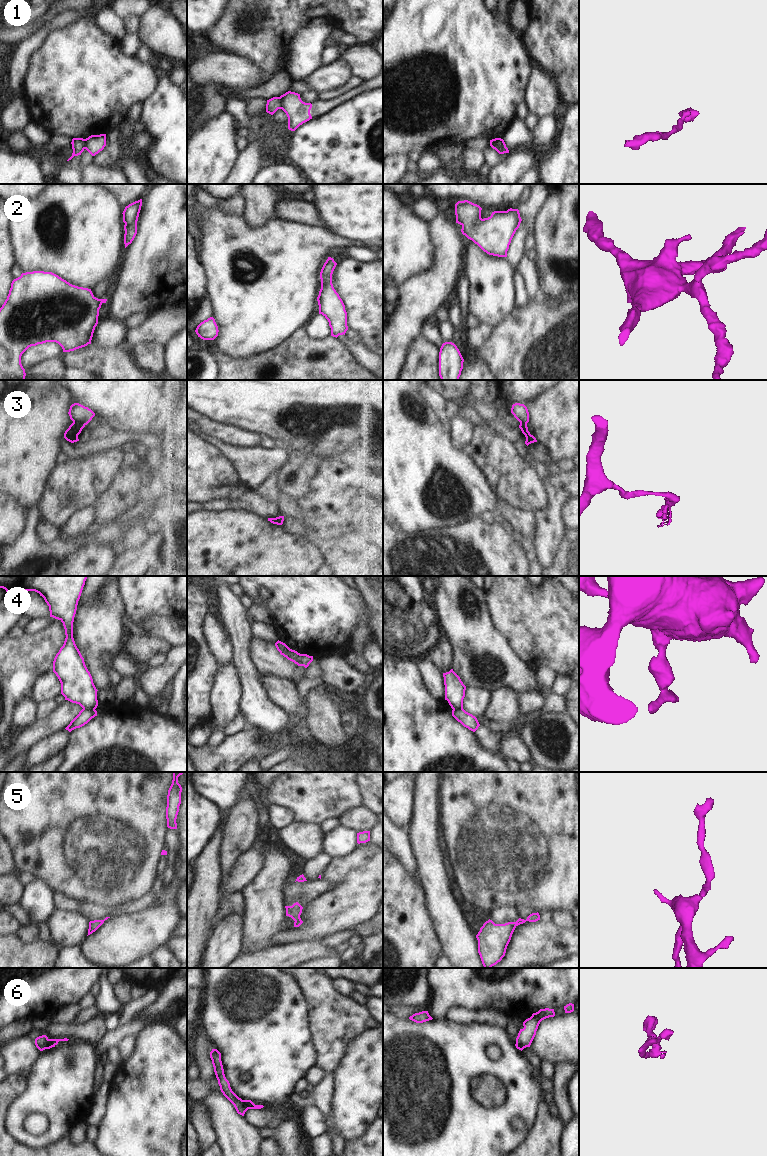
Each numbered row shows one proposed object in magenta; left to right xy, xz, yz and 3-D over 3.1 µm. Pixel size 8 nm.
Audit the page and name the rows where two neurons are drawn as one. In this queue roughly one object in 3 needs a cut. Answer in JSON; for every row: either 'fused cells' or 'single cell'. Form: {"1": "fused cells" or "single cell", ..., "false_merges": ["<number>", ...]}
{"1": "fused cells", "2": "single cell", "3": "fused cells", "4": "fused cells", "5": "single cell", "6": "single cell", "false_merges": ["1", "3", "4"]}

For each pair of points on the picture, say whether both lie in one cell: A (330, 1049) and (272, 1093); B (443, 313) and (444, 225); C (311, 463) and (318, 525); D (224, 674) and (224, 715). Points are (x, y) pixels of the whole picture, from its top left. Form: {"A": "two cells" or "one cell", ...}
{"A": "two cells", "B": "two cells", "C": "two cells", "D": "one cell"}

